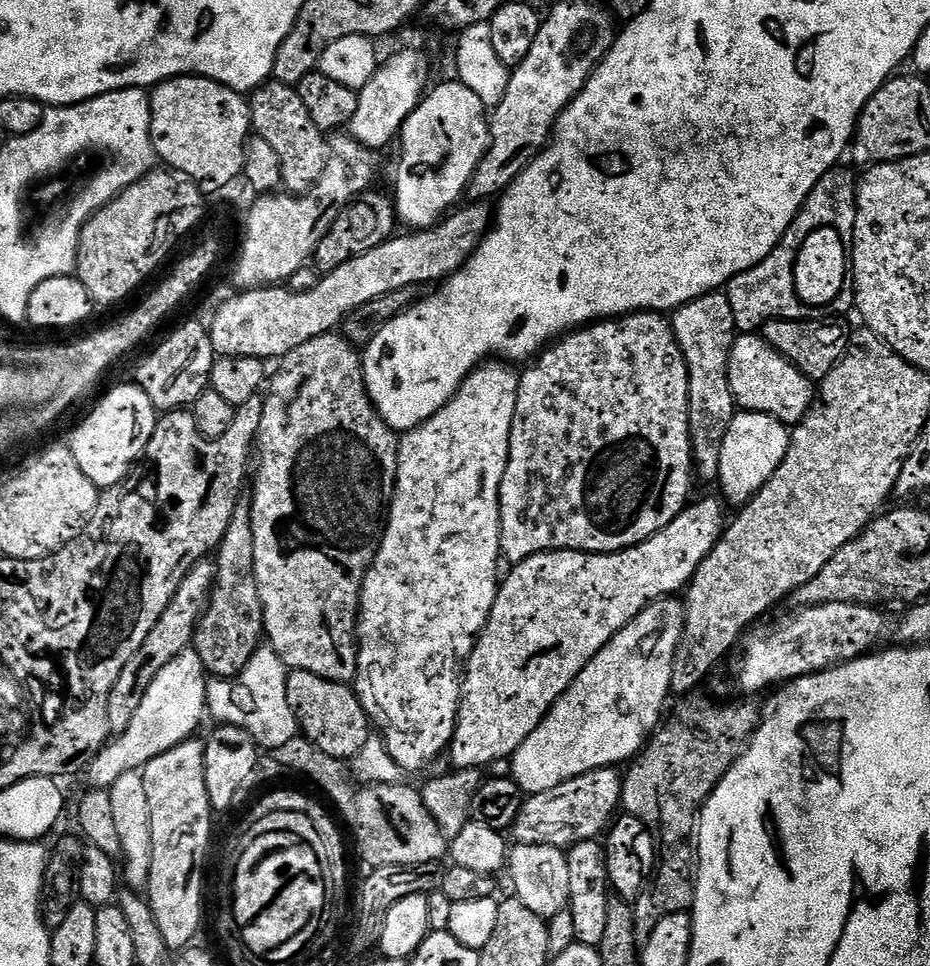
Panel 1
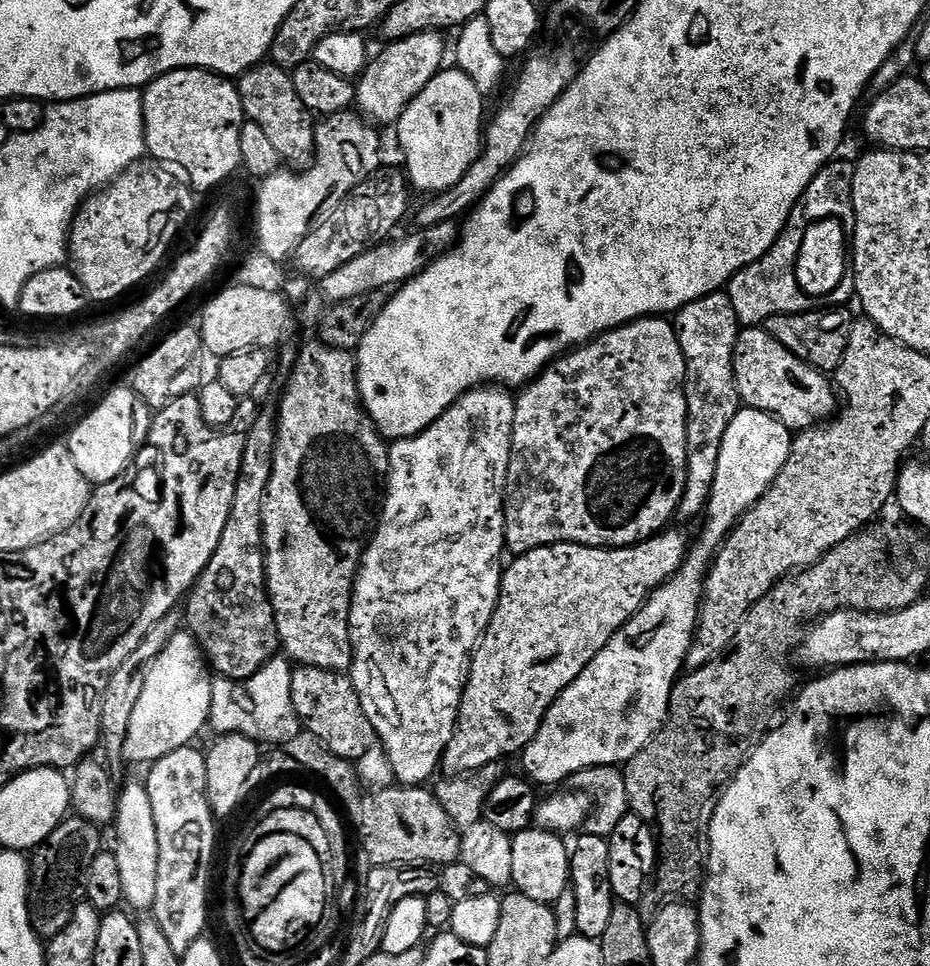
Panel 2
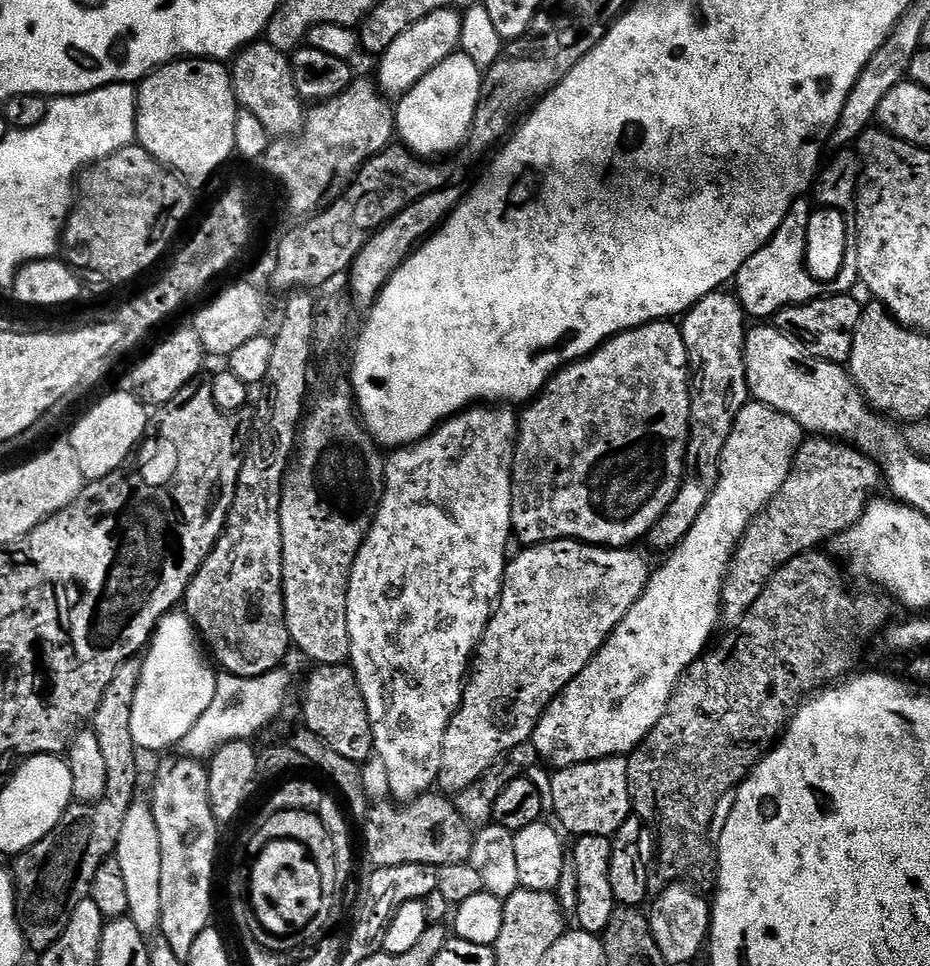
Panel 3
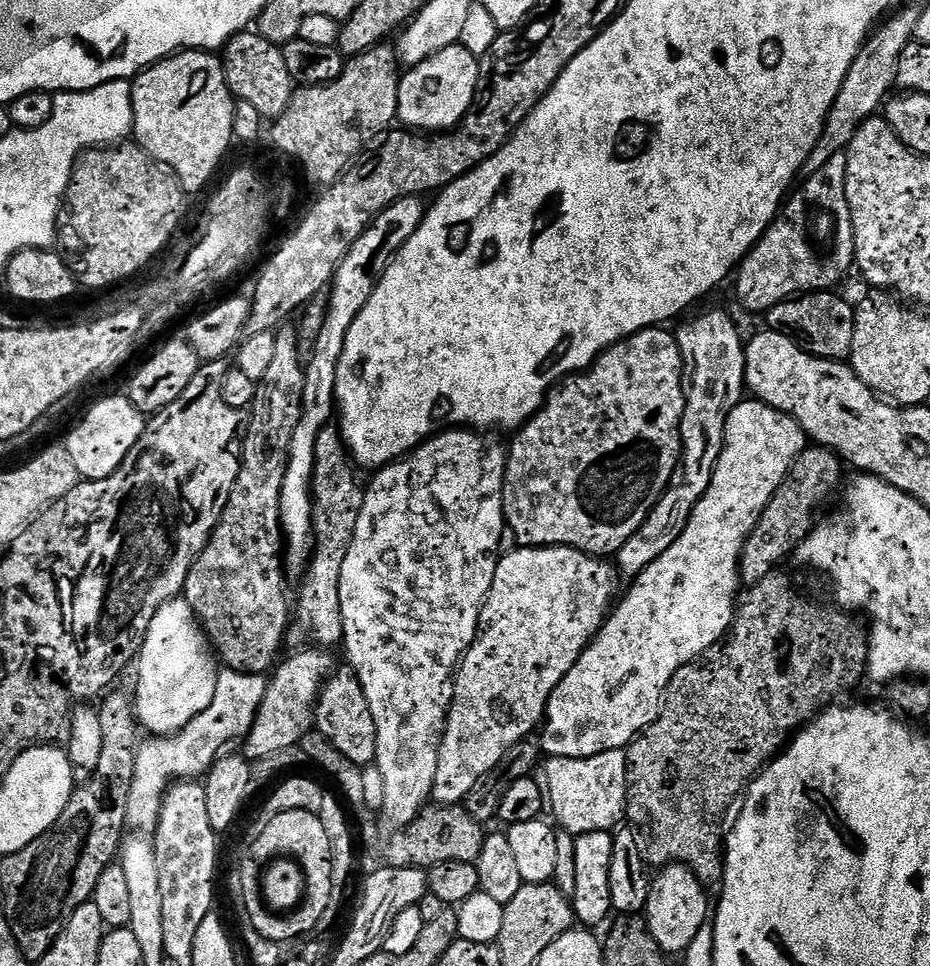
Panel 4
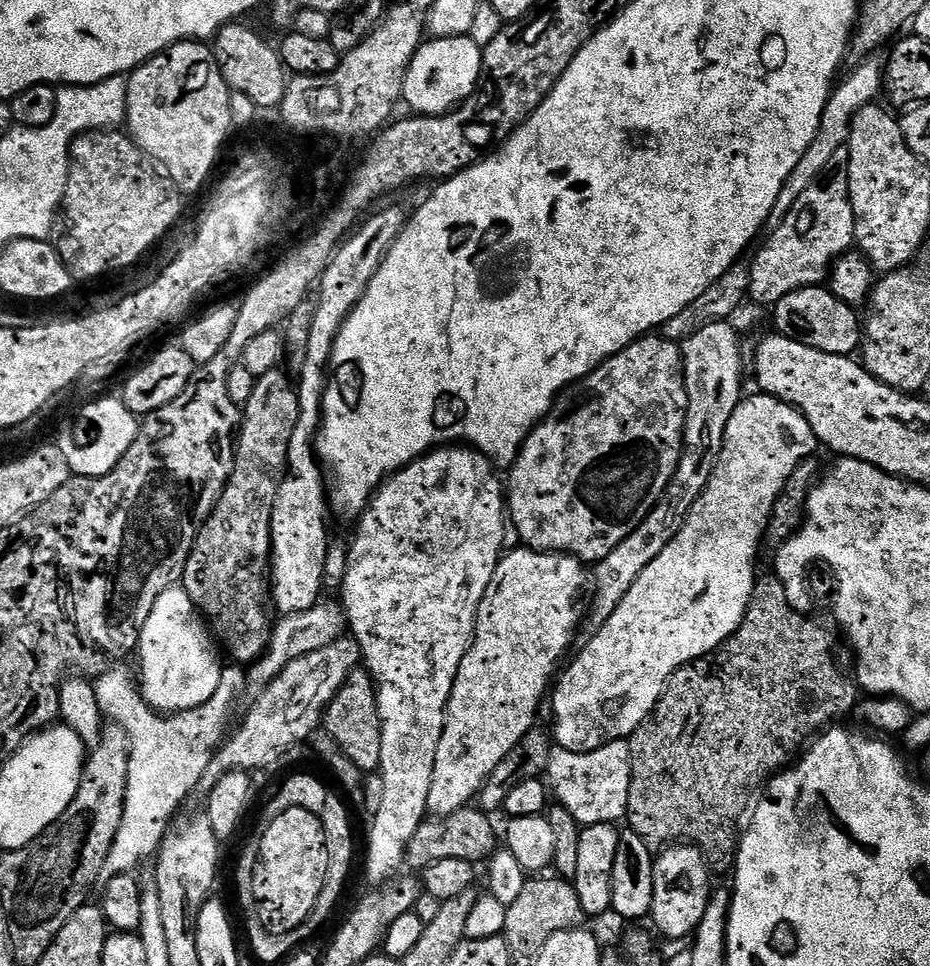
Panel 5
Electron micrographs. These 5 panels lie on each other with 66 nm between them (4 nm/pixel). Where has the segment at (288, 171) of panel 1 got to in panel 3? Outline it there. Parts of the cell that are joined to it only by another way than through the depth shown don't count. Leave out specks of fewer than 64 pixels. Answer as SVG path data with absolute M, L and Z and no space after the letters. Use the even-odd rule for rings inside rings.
M253 42L231 61L230 71L237 105L254 114L266 126L269 137L295 138L304 131L306 104L298 94L298 86L294 86L292 61L285 53L267 42Z

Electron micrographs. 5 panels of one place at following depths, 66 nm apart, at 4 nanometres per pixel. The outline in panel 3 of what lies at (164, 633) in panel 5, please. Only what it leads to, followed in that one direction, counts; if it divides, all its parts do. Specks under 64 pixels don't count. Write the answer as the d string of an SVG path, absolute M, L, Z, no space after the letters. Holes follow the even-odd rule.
M180 610L160 619L142 659L144 665L130 714L130 734L137 749L145 748L148 752L175 749L190 734L194 722L206 714L210 702L214 702L217 669L210 663L192 620Z

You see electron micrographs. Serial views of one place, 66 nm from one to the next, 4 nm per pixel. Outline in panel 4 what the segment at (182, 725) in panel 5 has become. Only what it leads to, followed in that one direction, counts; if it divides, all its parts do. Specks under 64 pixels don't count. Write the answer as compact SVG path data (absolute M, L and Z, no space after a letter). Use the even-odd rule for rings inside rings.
M224 668L217 675L216 689L214 690L214 702L206 706L202 714L198 714L188 723L181 732L174 732L170 736L156 736L139 745L136 750L136 761L134 762L134 782L130 782L130 806L128 807L127 827L139 830L144 834L155 833L160 821L160 805L166 793L177 782L182 780L196 780L203 777L208 769L216 763L218 757L225 751L224 748L231 740L243 741L248 731L256 725L256 715L262 706L262 700L268 690L269 677L261 674L251 676L248 672L235 672L232 668Z

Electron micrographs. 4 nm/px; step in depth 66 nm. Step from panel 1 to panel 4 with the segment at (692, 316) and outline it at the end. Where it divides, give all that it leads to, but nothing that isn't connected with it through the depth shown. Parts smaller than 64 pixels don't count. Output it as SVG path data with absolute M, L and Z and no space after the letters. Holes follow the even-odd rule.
M704 312L684 324L680 332L675 333L680 344L680 353L684 355L686 373L686 399L684 417L680 423L680 443L682 459L678 469L678 478L673 479L664 497L654 506L646 522L615 553L614 564L619 575L631 582L650 566L686 530L698 502L710 490L718 458L724 449L724 435L728 419L733 410L746 396L744 382L744 346L745 337L740 337L740 328L724 312Z

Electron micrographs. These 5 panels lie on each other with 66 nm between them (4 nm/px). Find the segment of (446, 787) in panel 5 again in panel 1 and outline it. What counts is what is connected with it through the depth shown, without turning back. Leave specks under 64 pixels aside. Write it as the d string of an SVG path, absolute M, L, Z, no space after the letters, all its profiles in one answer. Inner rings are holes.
M719 499L717 500L700 500L697 504L695 502L689 503L684 511L674 518L674 522L670 522L665 528L658 530L658 534L654 534L646 542L635 544L632 548L624 548L620 552L575 552L569 548L563 548L557 552L539 552L526 558L521 564L513 564L507 569L509 571L508 577L505 580L503 577L499 581L494 606L490 610L490 618L486 622L484 631L480 633L474 650L468 656L466 671L462 677L460 709L456 715L456 729L450 745L453 765L456 768L483 769L484 764L492 764L495 760L505 759L504 761L507 761L518 750L518 746L522 746L522 742L526 742L528 735L543 722L544 716L561 694L576 681L576 675L593 660L598 654L598 650L602 650L606 646L606 642L610 642L610 638L614 638L614 634L618 634L618 630L626 627L643 608L647 608L655 600L675 597L687 589L688 585L692 583L692 576L698 570L698 566L702 566L702 562L708 557L710 550L714 550L714 546L720 541L720 535L724 533L726 527L725 505Z

